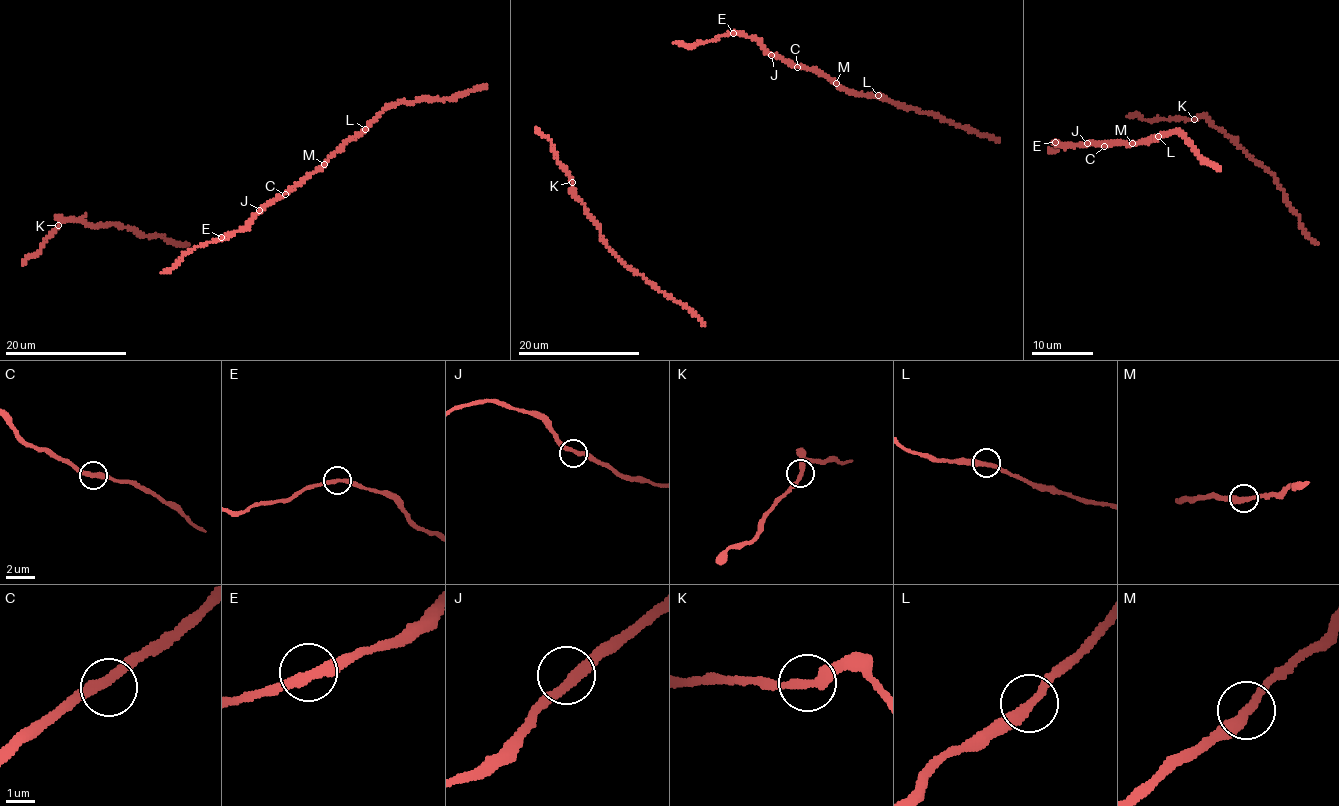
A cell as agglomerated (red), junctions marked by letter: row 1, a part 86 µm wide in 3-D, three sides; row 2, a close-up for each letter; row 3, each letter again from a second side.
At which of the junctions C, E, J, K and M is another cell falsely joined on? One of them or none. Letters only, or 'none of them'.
none of them

